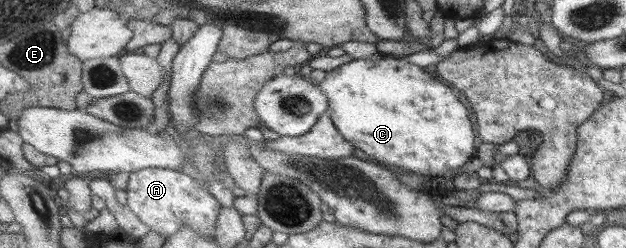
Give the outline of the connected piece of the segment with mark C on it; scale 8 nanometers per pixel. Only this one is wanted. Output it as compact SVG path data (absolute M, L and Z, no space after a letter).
M374 55L353 59L328 72L319 83L327 94L330 106L328 115L344 136L356 149L364 151L372 163L398 166L424 176L450 176L452 170L462 168L476 155L476 132L470 118L470 110L456 96L456 92L430 76L424 68L406 59L392 55Z

